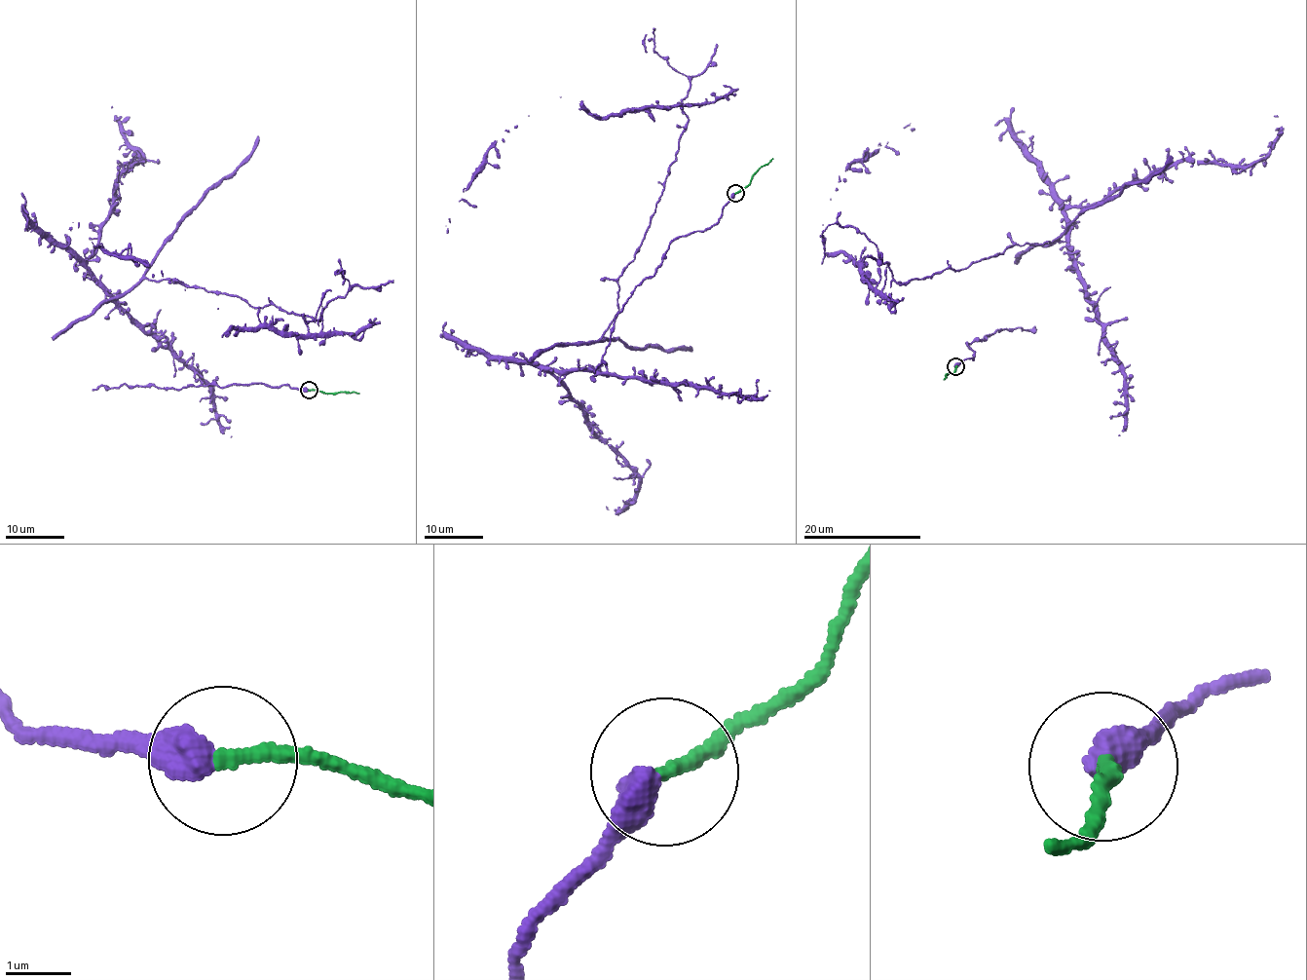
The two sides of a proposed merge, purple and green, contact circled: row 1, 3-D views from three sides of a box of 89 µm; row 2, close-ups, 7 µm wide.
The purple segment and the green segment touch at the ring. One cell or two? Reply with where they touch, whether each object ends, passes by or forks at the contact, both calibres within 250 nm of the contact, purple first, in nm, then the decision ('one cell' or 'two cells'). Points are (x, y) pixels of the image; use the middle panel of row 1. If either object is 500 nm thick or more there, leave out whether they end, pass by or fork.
(735, 193) | 500/240 nm | one cell

